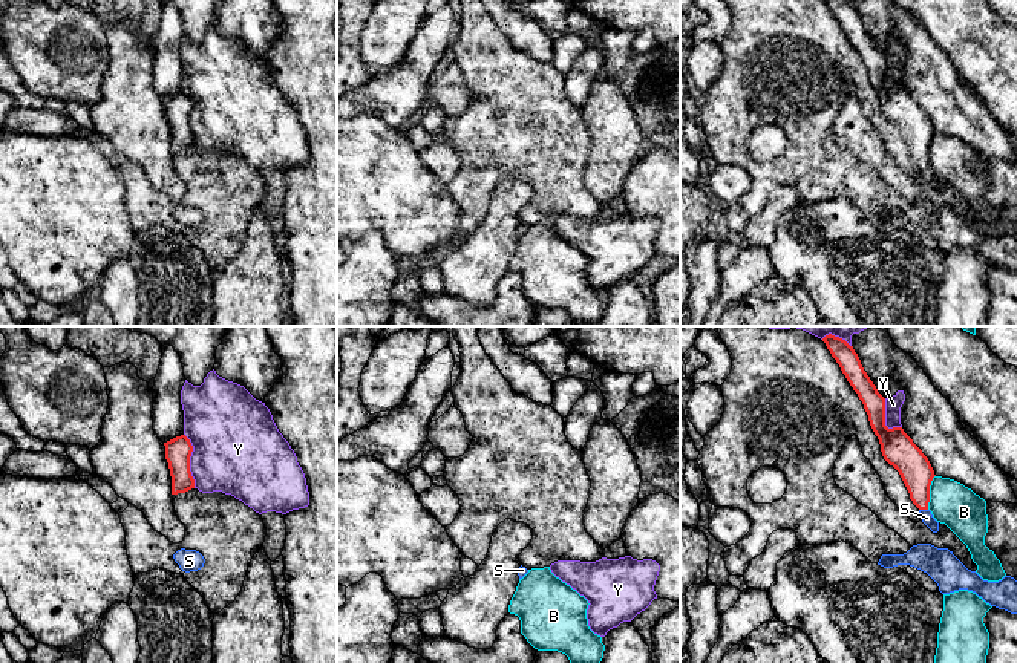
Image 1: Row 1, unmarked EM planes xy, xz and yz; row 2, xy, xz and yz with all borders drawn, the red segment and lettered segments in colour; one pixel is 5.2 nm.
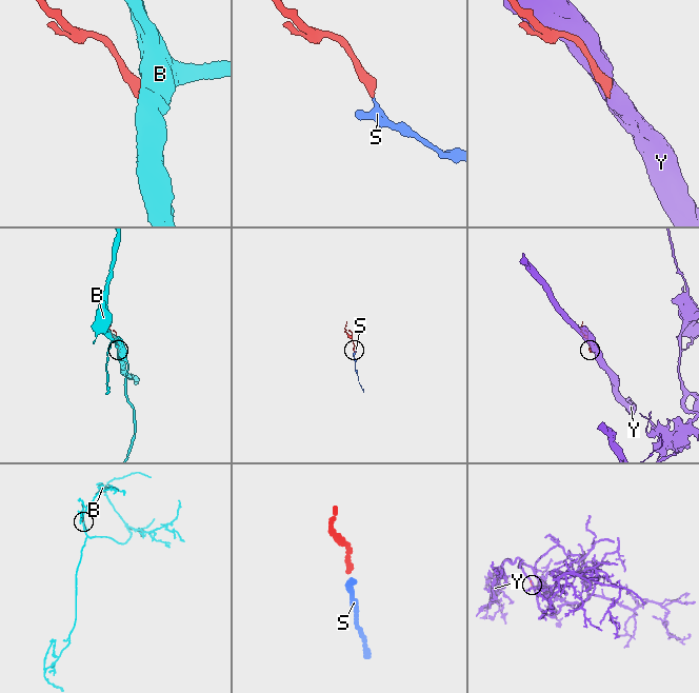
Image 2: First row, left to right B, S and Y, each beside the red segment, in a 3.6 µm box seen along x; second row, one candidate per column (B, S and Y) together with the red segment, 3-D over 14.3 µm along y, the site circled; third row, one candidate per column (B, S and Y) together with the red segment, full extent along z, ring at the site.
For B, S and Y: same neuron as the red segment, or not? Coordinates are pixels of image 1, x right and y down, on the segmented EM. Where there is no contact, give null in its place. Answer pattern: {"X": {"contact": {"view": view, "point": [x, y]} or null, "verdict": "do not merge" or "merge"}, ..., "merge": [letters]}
{"B": {"contact": {"view": "yz", "point": [928, 492]}, "verdict": "do not merge"}, "S": {"contact": {"view": "yz", "point": [924, 509]}, "verdict": "merge"}, "Y": {"contact": {"view": "xy", "point": [189, 461]}, "verdict": "do not merge"}, "merge": ["S"]}

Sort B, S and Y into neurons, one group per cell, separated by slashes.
B / S / Y

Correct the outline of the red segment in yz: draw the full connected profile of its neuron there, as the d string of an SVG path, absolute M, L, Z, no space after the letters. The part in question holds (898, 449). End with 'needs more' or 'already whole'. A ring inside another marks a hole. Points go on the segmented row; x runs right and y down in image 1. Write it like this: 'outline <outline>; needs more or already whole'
outline M832 334L826 335L822 341L862 401L870 426L879 439L884 459L899 472L910 499L919 508L922 522L933 533L937 533L939 522L928 510L930 485L936 476L928 458L902 427L888 429L885 426L885 398L864 371L853 346Z; needs more

